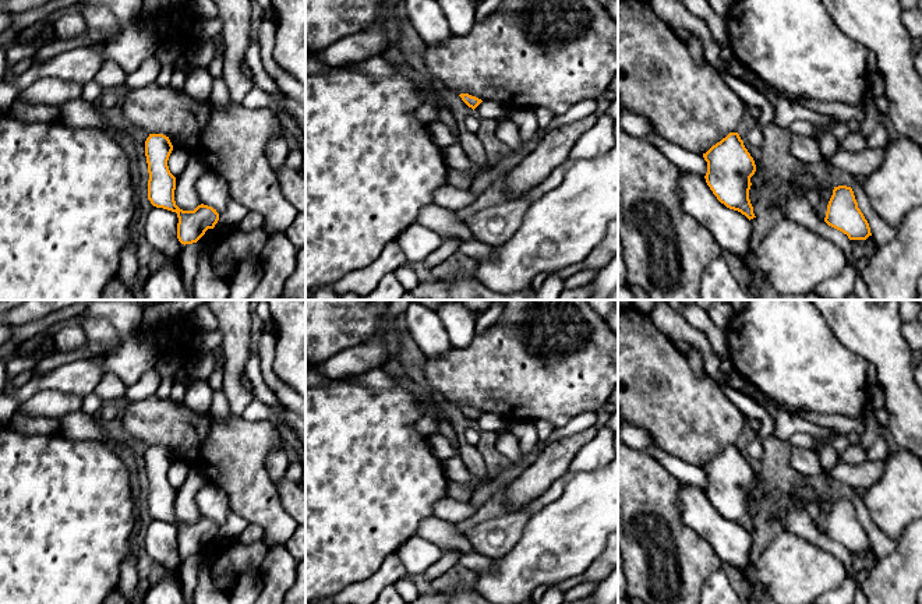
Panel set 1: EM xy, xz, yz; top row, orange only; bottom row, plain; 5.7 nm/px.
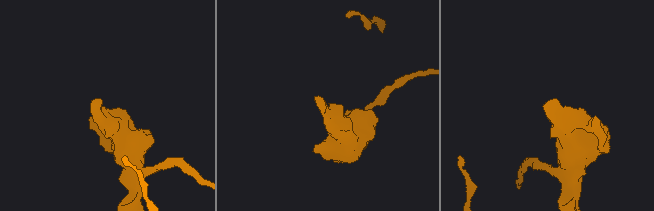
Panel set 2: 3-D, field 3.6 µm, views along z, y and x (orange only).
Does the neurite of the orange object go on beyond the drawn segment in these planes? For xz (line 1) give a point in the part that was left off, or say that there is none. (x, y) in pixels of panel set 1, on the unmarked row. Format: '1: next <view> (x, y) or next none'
1: next none

